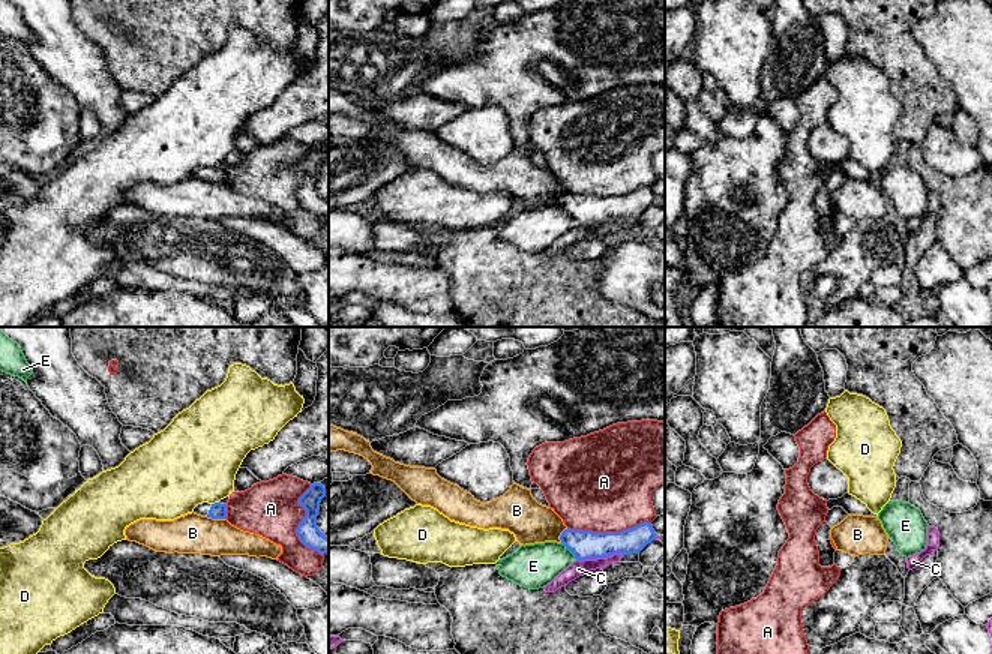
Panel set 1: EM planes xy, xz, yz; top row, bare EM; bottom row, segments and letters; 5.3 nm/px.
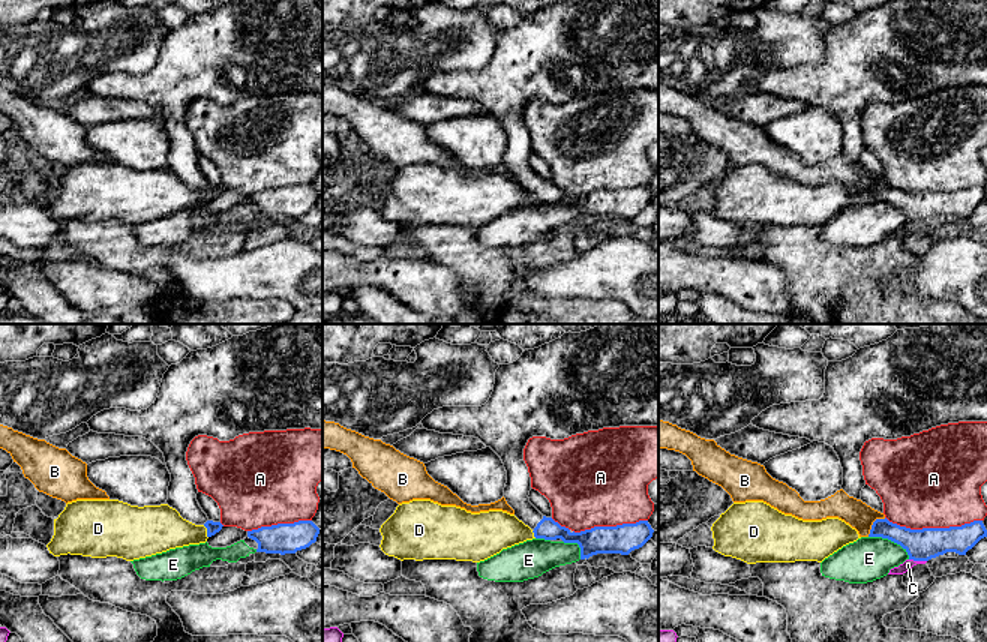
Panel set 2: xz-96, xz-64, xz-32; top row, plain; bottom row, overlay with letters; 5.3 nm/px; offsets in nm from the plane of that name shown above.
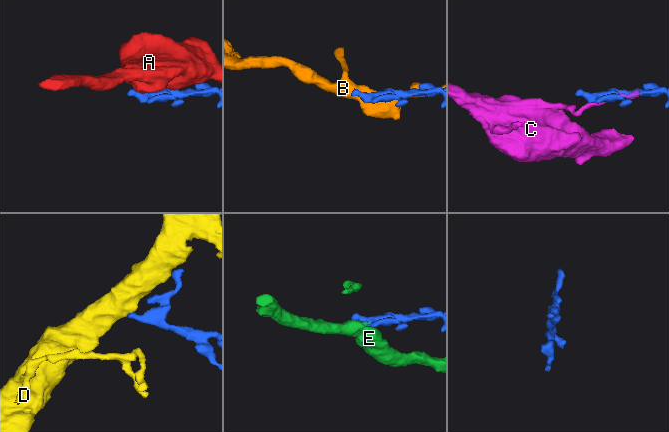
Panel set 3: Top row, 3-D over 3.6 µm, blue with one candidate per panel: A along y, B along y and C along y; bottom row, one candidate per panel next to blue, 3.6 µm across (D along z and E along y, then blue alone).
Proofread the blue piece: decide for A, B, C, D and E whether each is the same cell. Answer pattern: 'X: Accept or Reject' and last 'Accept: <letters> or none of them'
A: Reject
B: Reject
C: Reject
D: Reject
E: Reject
Accept: none of them

